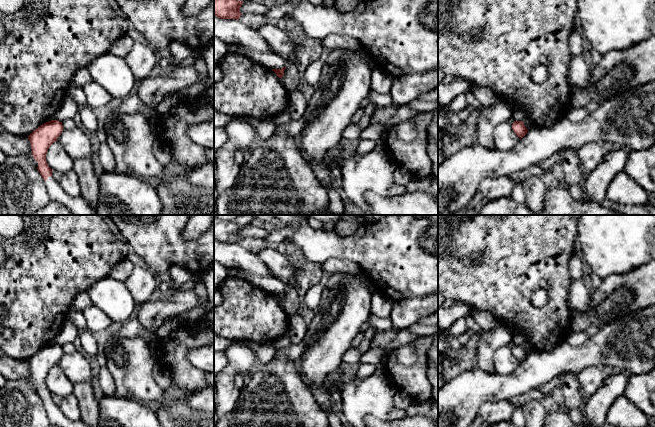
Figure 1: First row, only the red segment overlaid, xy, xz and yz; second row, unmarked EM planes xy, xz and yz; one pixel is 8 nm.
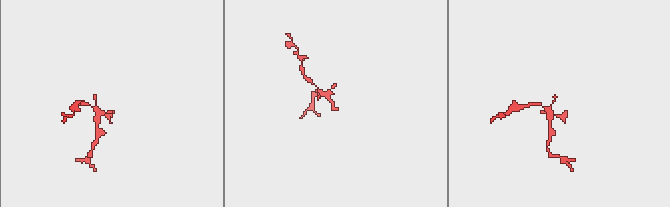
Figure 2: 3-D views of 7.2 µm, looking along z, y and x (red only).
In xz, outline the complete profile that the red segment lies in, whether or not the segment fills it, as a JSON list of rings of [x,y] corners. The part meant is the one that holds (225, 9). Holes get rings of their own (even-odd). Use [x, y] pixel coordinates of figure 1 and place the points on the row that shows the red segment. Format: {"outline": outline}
{"outline": [[[214,0],[214,16],[221,19],[236,19],[241,17],[240,7],[243,1]]]}

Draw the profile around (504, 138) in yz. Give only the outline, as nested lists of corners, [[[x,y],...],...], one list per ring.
[[[502,122],[494,128],[493,142],[499,151],[508,151],[516,146],[520,138],[515,134],[512,125]]]

